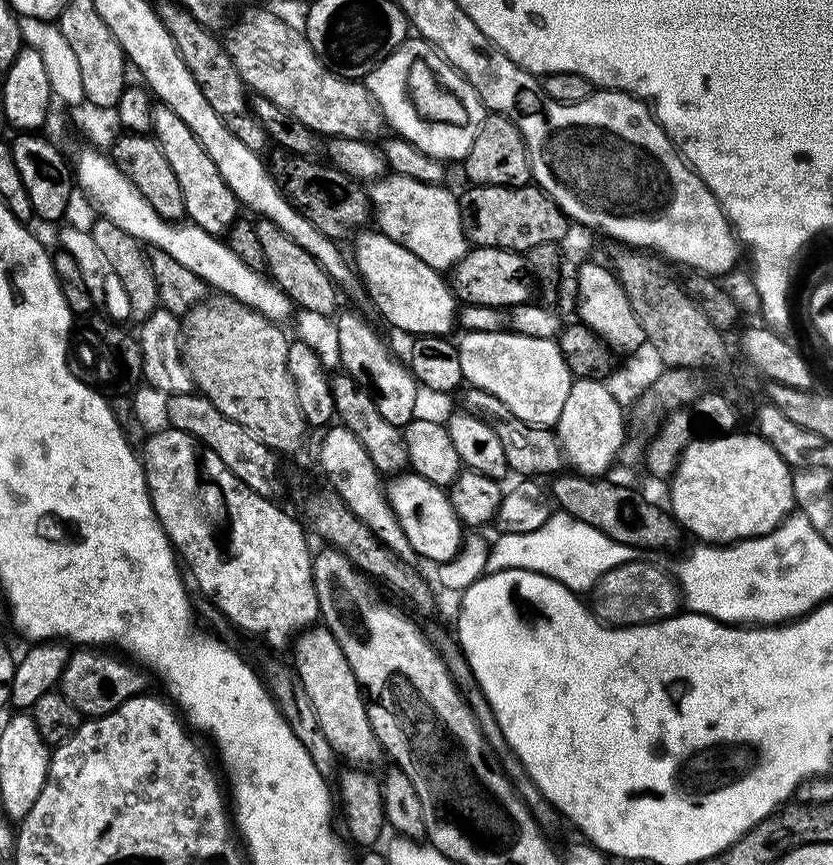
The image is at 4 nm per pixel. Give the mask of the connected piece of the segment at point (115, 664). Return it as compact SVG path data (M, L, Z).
M80 646L75 651L69 655L66 670L62 670L58 690L72 703L74 710L80 712L81 717L110 714L131 696L139 696L145 691L145 673L135 663L96 646Z

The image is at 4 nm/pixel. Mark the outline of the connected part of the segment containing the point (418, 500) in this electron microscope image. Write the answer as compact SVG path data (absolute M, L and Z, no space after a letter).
M408 470L403 474L393 475L387 481L386 491L388 503L392 505L402 530L406 530L406 538L417 557L425 556L428 560L434 560L437 565L455 558L461 548L462 525L454 514L454 506L449 502L445 489Z

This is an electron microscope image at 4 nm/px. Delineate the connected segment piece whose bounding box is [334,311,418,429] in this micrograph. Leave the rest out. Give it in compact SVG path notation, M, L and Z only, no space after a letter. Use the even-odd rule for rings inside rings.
M341 311L335 317L338 330L338 350L340 363L347 375L355 378L361 389L367 391L377 404L378 413L386 422L392 423L396 428L403 429L417 415L416 391L418 385L408 371L403 359L395 360L388 344L376 333L376 328L364 316L356 312Z

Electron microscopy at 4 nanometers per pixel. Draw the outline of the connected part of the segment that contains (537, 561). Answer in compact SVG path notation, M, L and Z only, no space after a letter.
M561 510L549 511L539 530L530 530L530 534L500 532L497 537L496 541L491 541L485 573L515 568L530 570L554 578L581 594L588 594L591 588L593 591L610 574L637 563L635 549L616 542L577 515Z

